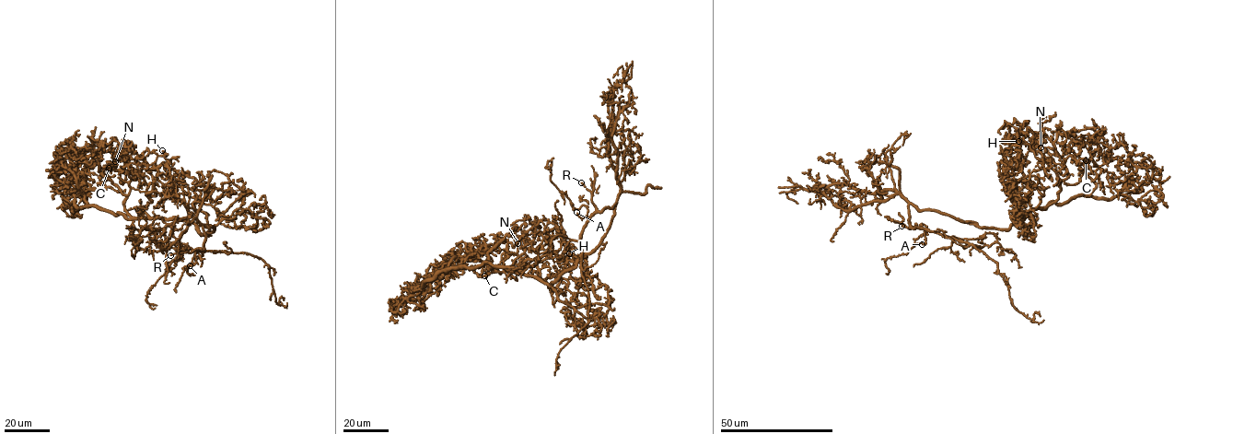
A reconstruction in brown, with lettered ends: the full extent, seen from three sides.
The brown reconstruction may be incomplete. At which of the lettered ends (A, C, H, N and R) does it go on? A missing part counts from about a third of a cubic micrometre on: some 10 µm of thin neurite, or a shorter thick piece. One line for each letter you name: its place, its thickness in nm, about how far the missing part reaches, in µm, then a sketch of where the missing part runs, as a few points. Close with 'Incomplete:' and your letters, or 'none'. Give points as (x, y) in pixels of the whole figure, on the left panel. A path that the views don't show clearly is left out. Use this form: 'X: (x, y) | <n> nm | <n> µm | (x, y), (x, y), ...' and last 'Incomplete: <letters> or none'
A: (190, 265) | 320 nm | 15 µm
R: (170, 255) | 320 nm | 20 µm | (170, 255), (156, 252), (141, 262)
Incomplete: A, R

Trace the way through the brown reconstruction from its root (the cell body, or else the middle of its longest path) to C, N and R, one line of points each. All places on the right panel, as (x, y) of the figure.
C: (982, 228), (1007, 228), (1025, 214), (1049, 205), (1057, 199), (1060, 184), (1068, 175), (1066, 158), (1086, 160)
N: (982, 228), (1007, 228), (1025, 214), (1057, 199), (1058, 174), (1029, 138), (1034, 150), (1041, 152), (1041, 147)
R: (982, 228), (971, 222), (959, 220), (938, 211), (920, 210), (910, 204), (910, 226), (915, 228), (901, 226)

